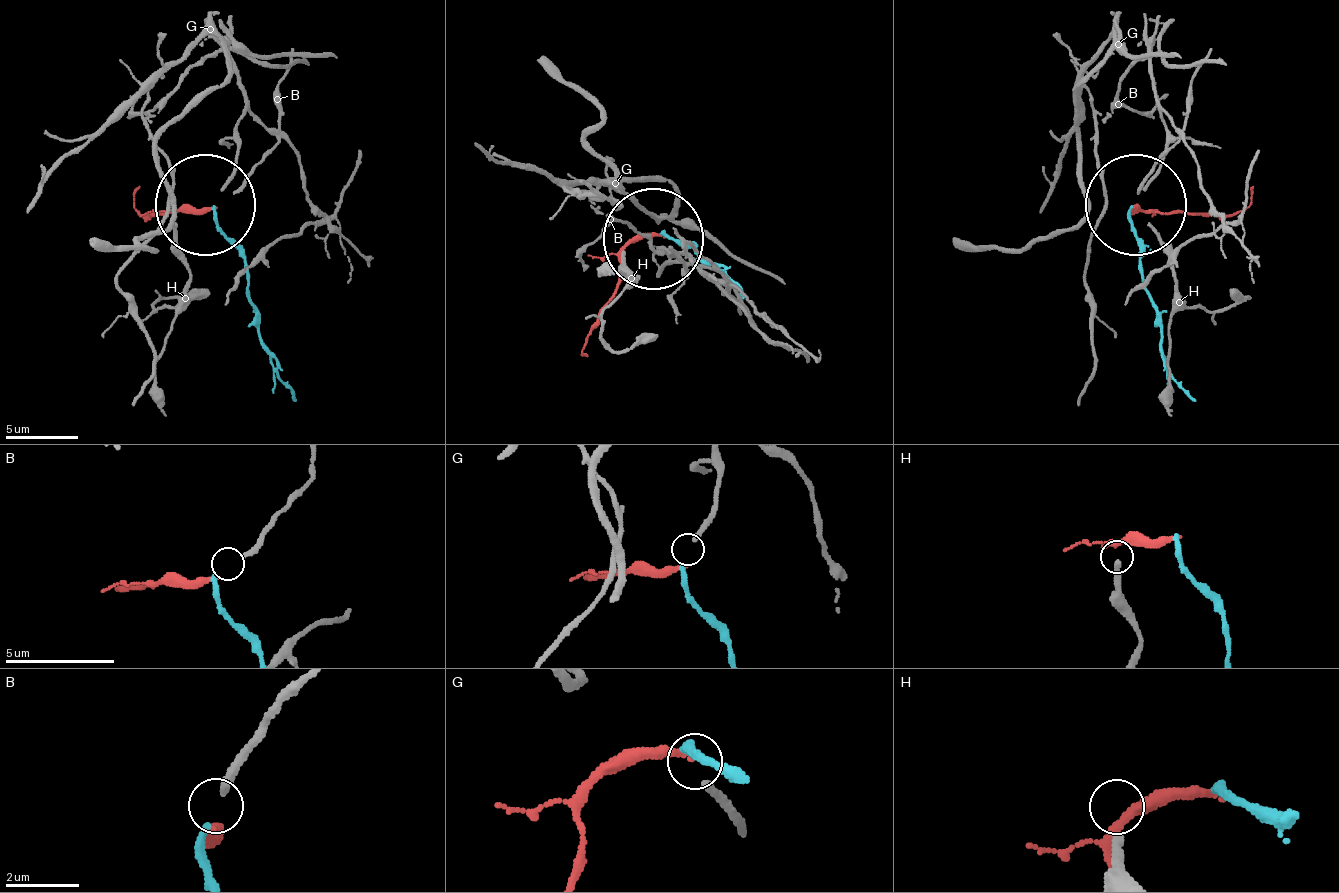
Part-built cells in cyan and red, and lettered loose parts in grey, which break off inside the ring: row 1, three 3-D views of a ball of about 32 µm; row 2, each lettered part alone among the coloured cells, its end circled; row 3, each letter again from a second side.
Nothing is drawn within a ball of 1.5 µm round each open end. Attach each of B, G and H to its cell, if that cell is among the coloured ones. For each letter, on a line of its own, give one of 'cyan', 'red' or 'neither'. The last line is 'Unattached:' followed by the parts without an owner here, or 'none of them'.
B: red
G: cyan
H: neither
Unattached: H

